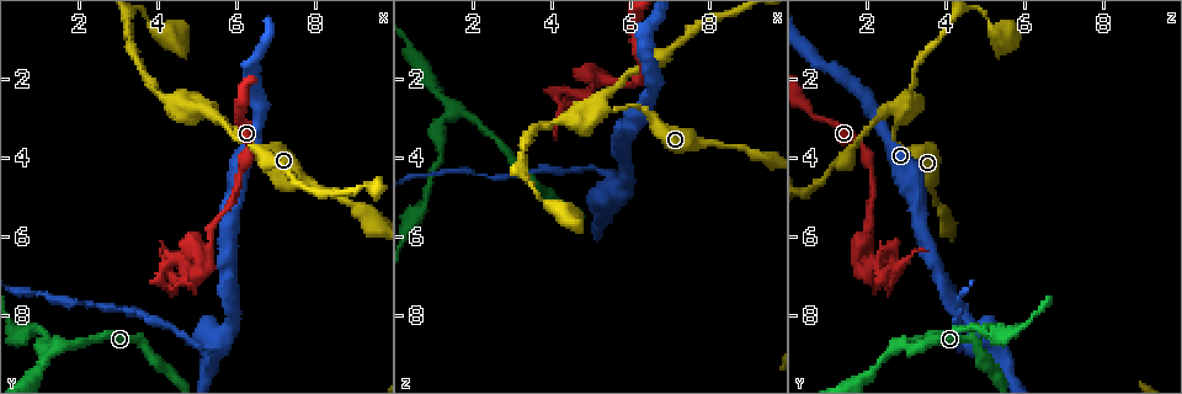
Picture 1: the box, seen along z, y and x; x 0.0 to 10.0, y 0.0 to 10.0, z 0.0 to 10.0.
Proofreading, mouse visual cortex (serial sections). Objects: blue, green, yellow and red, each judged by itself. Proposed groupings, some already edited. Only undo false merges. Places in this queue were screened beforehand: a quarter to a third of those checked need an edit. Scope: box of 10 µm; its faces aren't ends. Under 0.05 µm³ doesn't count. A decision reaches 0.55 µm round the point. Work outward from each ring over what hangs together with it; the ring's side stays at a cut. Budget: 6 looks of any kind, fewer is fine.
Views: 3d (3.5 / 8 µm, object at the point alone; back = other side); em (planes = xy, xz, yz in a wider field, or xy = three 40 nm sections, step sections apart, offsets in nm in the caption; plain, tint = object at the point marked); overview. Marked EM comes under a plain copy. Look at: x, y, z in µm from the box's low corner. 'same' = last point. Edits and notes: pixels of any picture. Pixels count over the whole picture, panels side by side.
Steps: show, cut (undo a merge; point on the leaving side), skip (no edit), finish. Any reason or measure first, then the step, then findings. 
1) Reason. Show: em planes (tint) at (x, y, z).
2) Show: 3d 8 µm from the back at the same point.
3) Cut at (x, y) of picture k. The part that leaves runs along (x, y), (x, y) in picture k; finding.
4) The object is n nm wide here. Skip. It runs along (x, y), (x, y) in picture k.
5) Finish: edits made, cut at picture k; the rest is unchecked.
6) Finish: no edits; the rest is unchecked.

Three arms meet. Show: 3d 8 µm at (5.15, 2.70, 2.75).

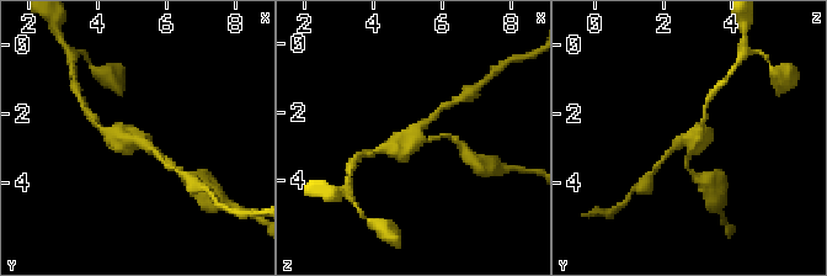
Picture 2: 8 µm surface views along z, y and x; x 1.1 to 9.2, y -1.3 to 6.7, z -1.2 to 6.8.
Show: 3d 3.5 µm at the same point.

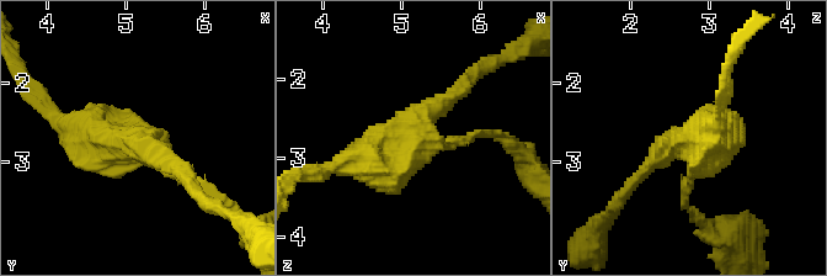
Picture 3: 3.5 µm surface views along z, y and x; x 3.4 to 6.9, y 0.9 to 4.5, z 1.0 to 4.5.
3 arms meet here; the arms are 150, 200, 500 nm wide. Show: em xy step 3 (tint) at (5.15, 2.75, 2.75).

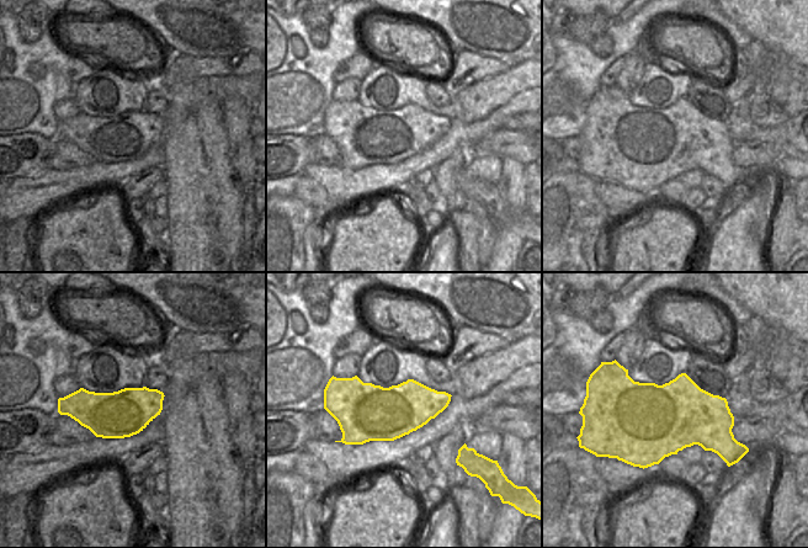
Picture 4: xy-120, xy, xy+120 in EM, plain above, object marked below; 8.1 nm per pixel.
Skip. It runs along (202, 187), (142, 142), (63, 123) in picture 3; continuous, no second cell.

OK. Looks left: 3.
Four or more arms meet. Show: em planes (tint) at (5.30, 6.35, 2.05).

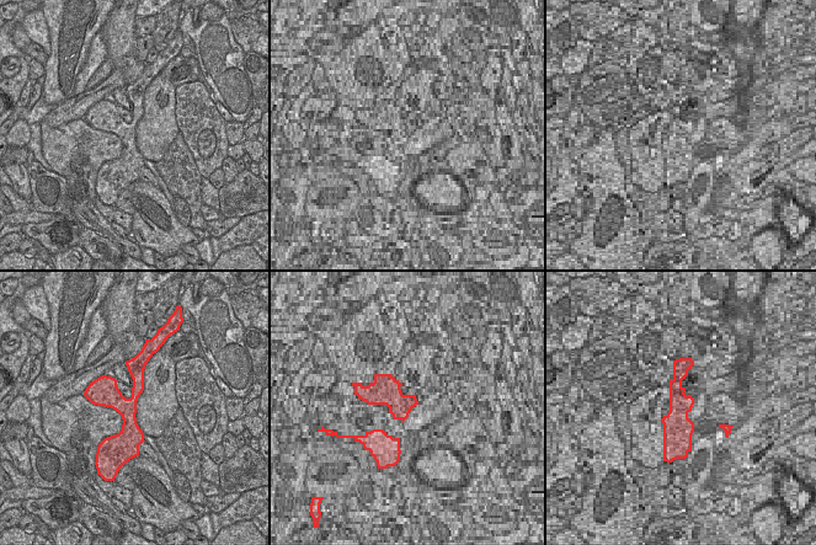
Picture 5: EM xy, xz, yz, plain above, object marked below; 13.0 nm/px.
Wider look. Show: 3d 3.5 µm at the same point.

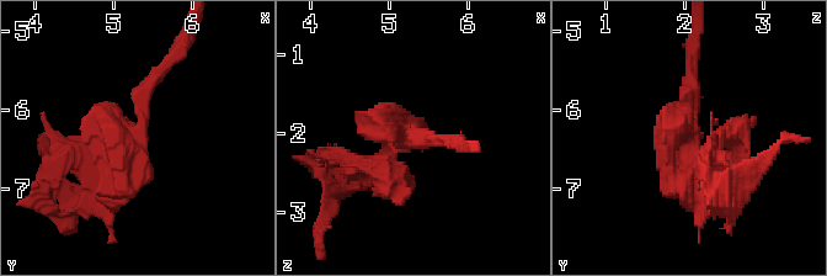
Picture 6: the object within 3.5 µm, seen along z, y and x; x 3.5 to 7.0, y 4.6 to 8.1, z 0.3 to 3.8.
The object is 260 nm wide here. Cut at (719, 141) of picture 6. The part that leaves runs along (705, 158), (711, 202) in picture 6; two cells meet here.

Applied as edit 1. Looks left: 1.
Finish: edits made, cut at picture 6; the rest is unchecked.

